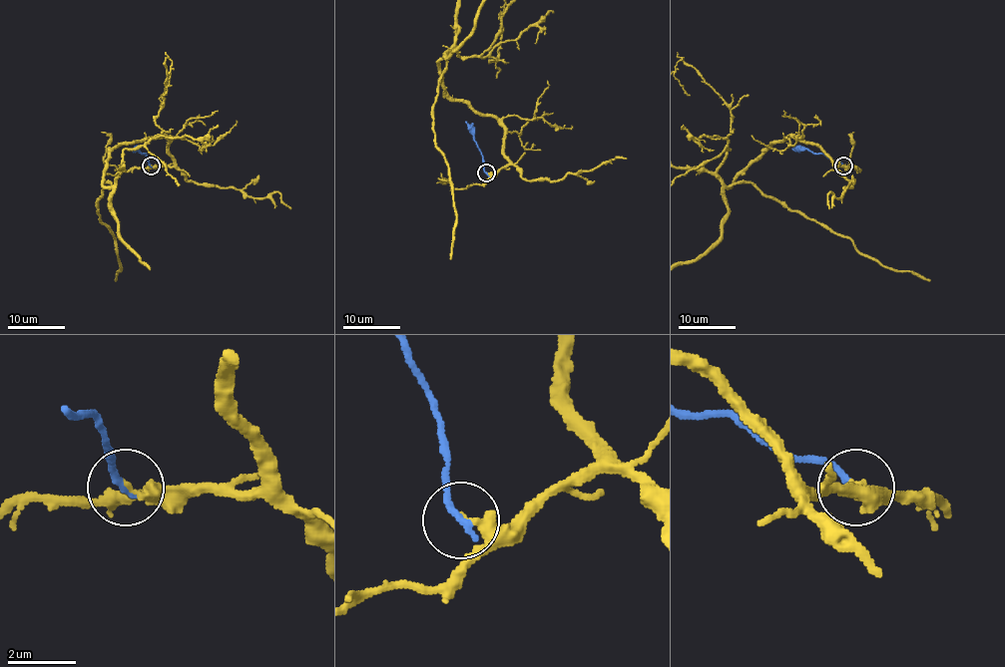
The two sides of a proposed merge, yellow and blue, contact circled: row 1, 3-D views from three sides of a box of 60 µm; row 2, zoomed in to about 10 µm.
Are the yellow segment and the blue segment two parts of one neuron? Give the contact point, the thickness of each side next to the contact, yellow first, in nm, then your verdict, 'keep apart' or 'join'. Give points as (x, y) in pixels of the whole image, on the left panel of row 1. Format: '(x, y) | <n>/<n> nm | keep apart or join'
(151, 166) | 240/240 nm | keep apart

